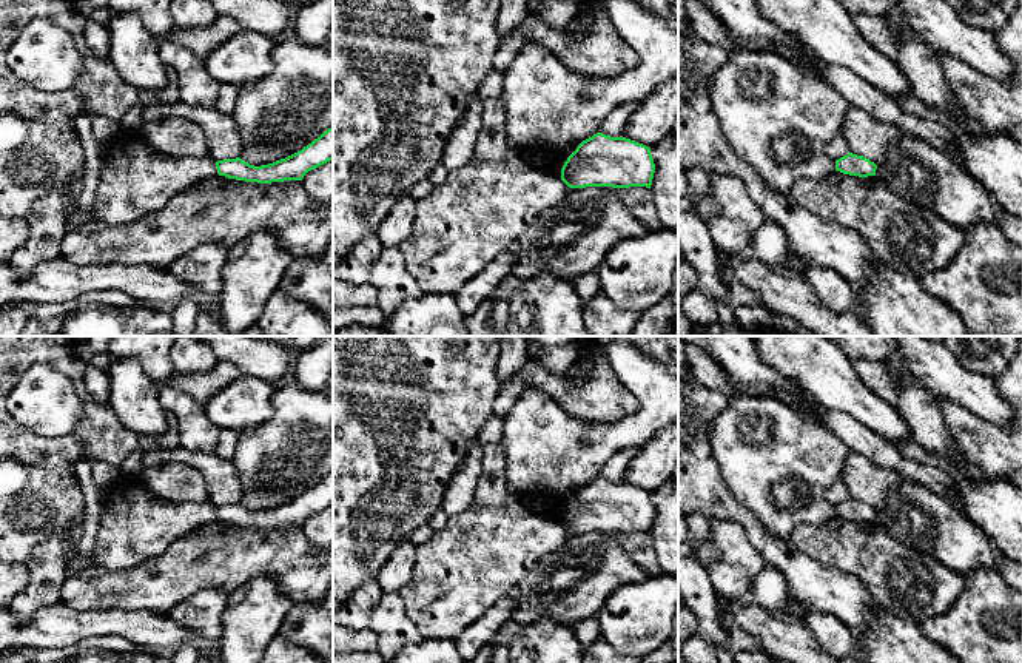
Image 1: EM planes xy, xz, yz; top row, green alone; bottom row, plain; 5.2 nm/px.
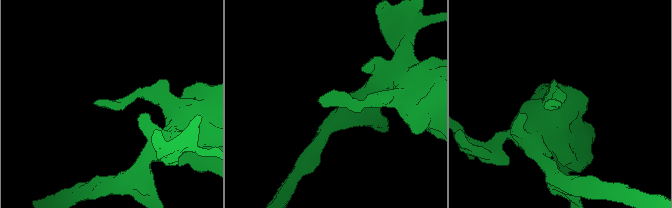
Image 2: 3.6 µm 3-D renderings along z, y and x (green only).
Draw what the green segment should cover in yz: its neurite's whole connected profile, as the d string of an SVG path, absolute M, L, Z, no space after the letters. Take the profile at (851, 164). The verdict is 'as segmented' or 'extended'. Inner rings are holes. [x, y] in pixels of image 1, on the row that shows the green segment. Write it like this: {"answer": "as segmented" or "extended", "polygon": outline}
{"answer": "as segmented", "polygon": "M848 153L835 160L835 171L849 176L868 177L876 176L877 165L863 156Z"}

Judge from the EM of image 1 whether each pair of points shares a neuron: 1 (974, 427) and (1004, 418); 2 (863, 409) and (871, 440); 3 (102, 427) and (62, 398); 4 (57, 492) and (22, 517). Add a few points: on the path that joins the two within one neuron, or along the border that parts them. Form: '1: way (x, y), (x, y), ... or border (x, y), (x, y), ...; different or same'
1: border (959, 404), (1005, 429); different
2: border (836, 412), (853, 417), (890, 443); different
3: border (68, 380), (77, 390), (82, 418), (56, 438); different
4: way (48, 501), (31, 508); same

